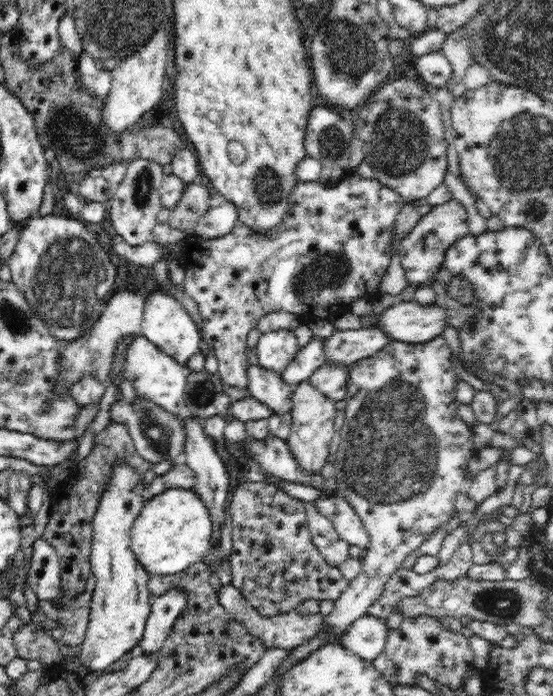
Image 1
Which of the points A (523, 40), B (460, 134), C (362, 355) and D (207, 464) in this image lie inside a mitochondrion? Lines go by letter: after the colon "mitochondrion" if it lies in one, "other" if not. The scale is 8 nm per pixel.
A: mitochondrion
B: other
C: other
D: other

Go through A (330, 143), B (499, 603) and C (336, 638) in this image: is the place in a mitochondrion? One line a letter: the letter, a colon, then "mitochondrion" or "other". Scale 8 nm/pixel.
A: mitochondrion
B: mitochondrion
C: other

